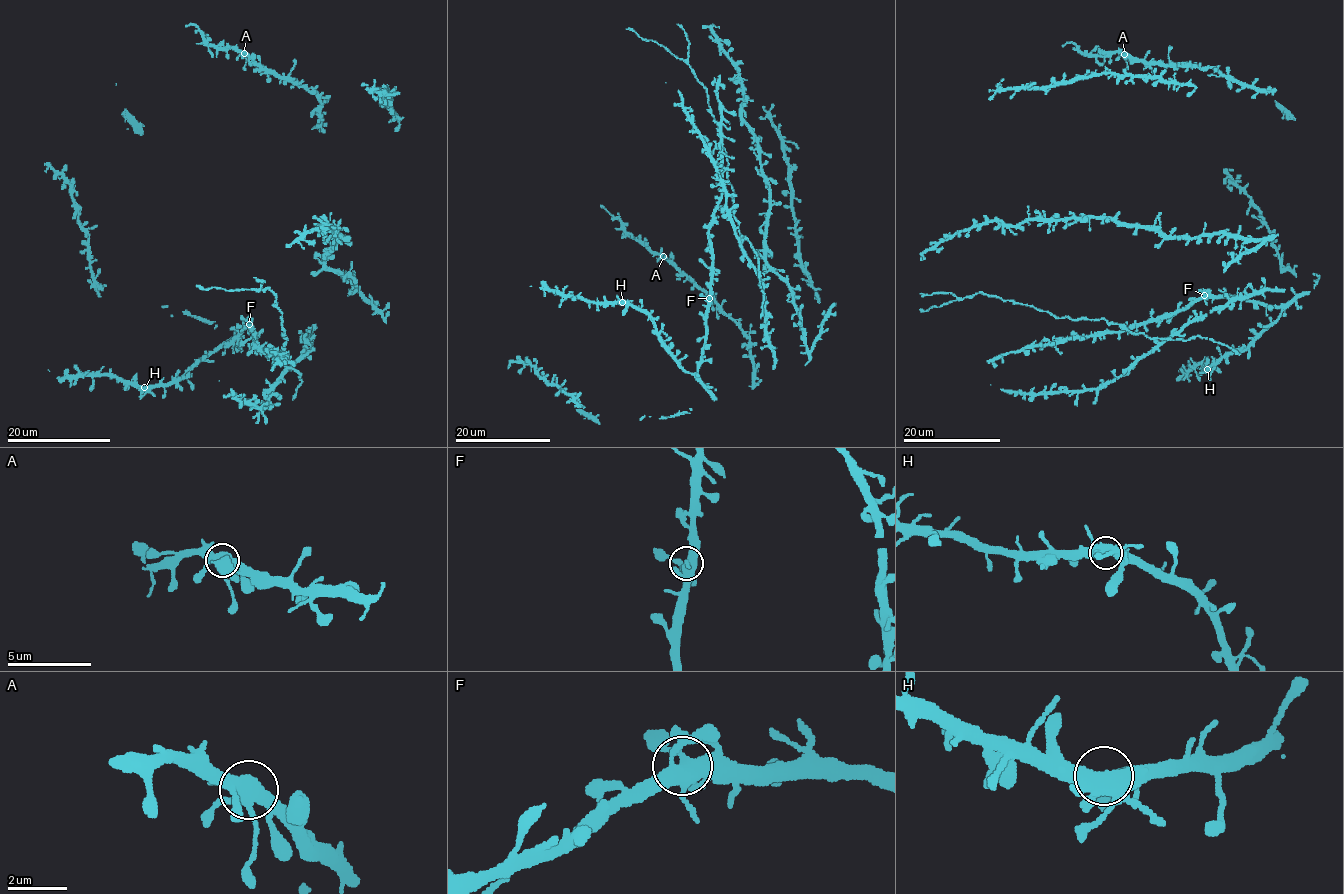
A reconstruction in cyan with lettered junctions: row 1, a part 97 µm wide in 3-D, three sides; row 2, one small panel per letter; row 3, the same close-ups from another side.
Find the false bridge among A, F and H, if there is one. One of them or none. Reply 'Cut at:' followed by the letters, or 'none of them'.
Cut at: none of them

